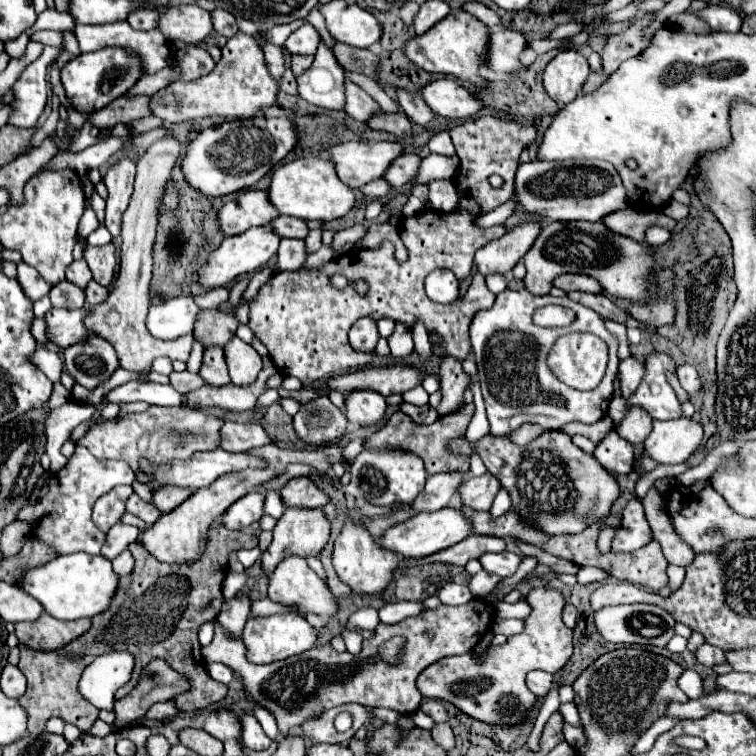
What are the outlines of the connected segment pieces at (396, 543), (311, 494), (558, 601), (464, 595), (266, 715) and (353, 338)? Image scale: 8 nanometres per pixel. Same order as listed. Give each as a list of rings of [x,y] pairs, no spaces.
[[[446,506],[442,510],[436,510],[436,512],[418,512],[414,518],[406,520],[406,522],[400,522],[398,526],[392,526],[380,538],[380,546],[386,548],[386,550],[396,552],[404,560],[422,560],[426,556],[436,554],[438,550],[444,550],[444,548],[450,548],[450,546],[458,544],[468,534],[470,534],[468,518],[464,514],[460,514],[458,510]]]
[[[300,476],[300,478],[292,478],[284,484],[284,488],[280,490],[282,500],[286,506],[294,506],[294,508],[322,508],[324,504],[330,502],[328,494],[324,494],[310,478]]]
[[[536,586],[526,596],[532,612],[524,620],[526,628],[522,634],[510,636],[506,644],[494,646],[484,664],[474,664],[472,654],[450,656],[442,658],[442,662],[434,662],[434,666],[426,668],[416,686],[422,696],[426,698],[440,698],[452,702],[454,706],[462,708],[464,714],[478,718],[480,722],[488,724],[516,724],[520,722],[528,708],[534,704],[534,694],[528,692],[524,678],[530,670],[544,670],[544,672],[558,672],[562,664],[572,654],[572,630],[562,622],[562,608],[566,604],[564,594],[550,586]]]
[[[452,582],[440,586],[438,598],[446,606],[460,606],[460,604],[468,604],[470,600],[474,600],[474,596],[466,584],[452,584]]]
[[[252,704],[252,712],[254,712],[254,716],[258,718],[258,722],[262,724],[264,732],[266,732],[272,740],[276,740],[280,732],[278,732],[278,728],[276,728],[276,720],[274,720],[274,716],[272,716],[268,710],[264,710],[264,708],[260,708],[260,706],[254,706],[254,704]]]
[[[358,320],[358,324],[354,324],[354,328],[350,330],[350,346],[356,352],[374,352],[376,342],[378,342],[378,330],[376,330],[376,322],[374,320]]]

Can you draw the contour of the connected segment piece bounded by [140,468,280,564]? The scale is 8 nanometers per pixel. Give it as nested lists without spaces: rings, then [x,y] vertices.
[[[246,468],[242,472],[234,472],[234,474],[224,474],[222,478],[218,478],[216,482],[210,484],[210,488],[200,488],[196,490],[186,502],[182,502],[178,508],[174,508],[168,514],[162,514],[158,518],[158,522],[154,526],[150,526],[148,530],[144,530],[144,534],[140,536],[142,546],[146,546],[146,550],[156,556],[160,562],[194,562],[196,558],[202,556],[202,552],[206,550],[206,542],[208,542],[208,530],[212,526],[212,522],[216,518],[220,518],[232,504],[234,500],[246,496],[248,492],[256,490],[258,486],[264,486],[266,482],[274,480],[280,472],[272,470],[272,468]]]

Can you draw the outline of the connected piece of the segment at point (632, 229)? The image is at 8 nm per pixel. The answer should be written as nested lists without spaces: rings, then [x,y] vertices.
[[[618,210],[616,214],[608,214],[602,220],[610,230],[616,230],[618,234],[626,234],[638,242],[644,240],[644,234],[652,226],[662,226],[666,230],[674,230],[676,220],[666,216],[664,212],[654,212],[654,210]]]

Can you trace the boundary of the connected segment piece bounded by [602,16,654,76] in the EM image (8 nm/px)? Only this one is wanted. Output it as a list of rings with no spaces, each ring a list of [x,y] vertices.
[[[644,16],[634,26],[626,28],[626,30],[622,30],[618,34],[608,36],[608,44],[606,44],[604,52],[602,52],[602,70],[604,70],[606,76],[614,74],[624,60],[628,60],[632,56],[638,56],[648,46],[650,40],[644,40],[640,36],[640,30],[646,24],[650,24],[652,18],[654,16]]]

